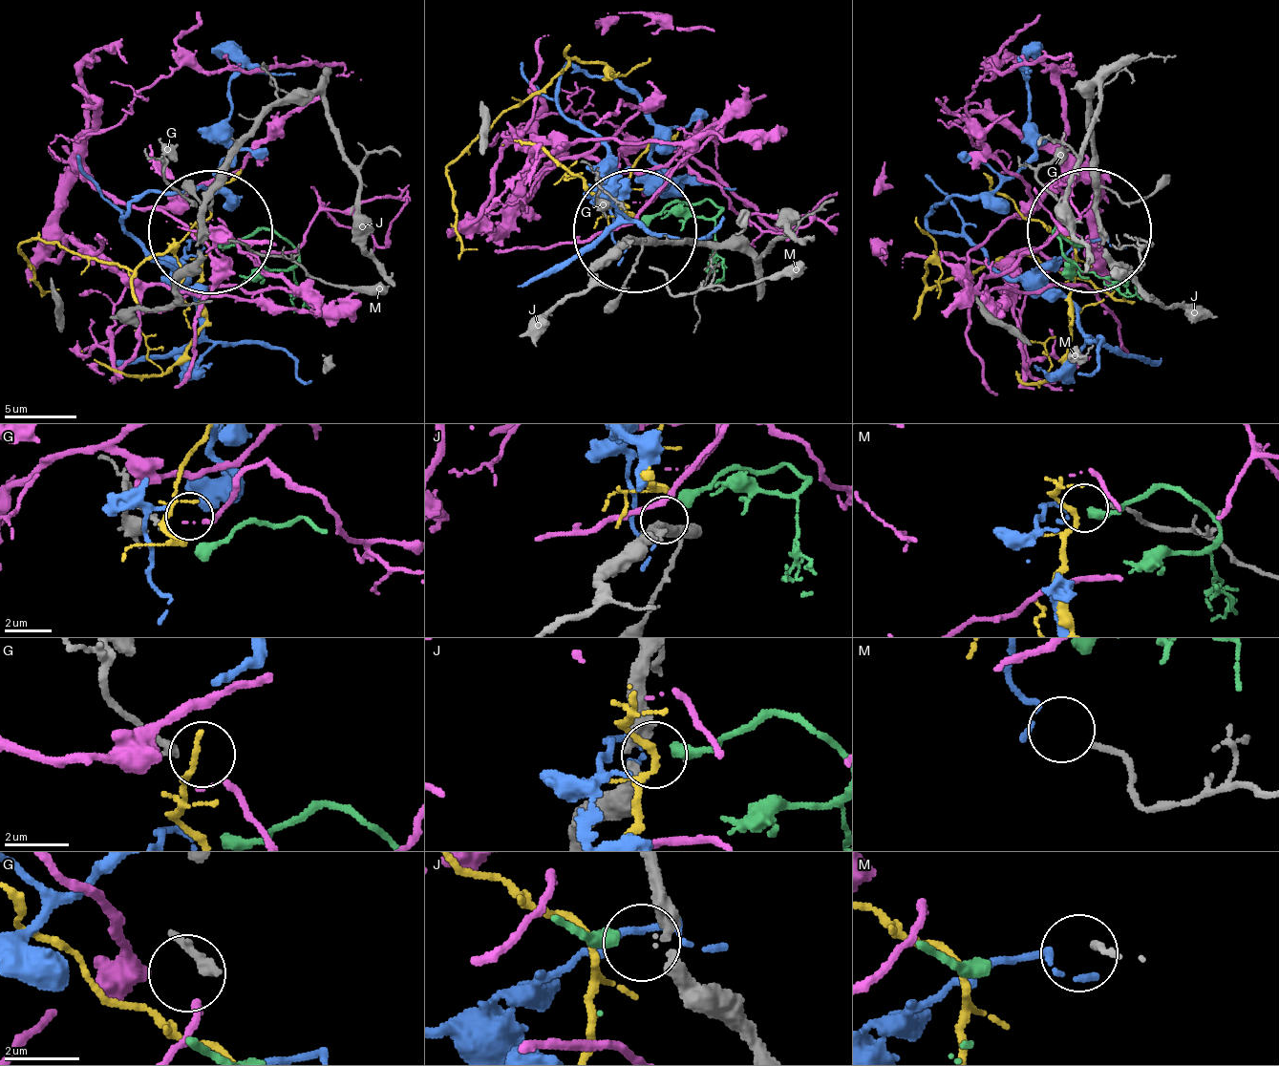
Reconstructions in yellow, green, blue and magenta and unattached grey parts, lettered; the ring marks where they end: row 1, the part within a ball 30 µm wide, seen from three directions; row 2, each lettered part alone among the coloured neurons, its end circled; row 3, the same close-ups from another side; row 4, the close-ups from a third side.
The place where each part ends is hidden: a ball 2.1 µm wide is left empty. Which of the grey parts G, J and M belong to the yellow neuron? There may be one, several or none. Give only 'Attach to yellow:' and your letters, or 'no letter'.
Attach to yellow: no letter

